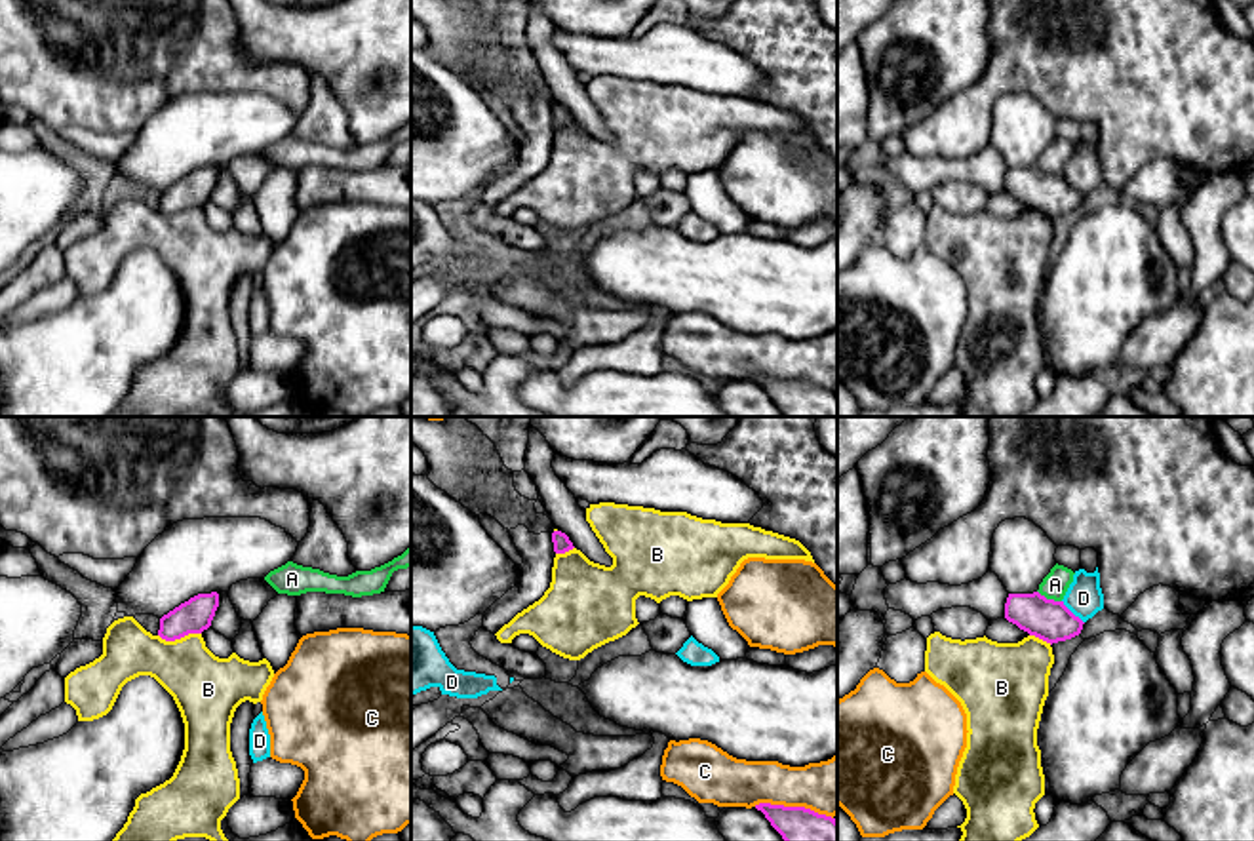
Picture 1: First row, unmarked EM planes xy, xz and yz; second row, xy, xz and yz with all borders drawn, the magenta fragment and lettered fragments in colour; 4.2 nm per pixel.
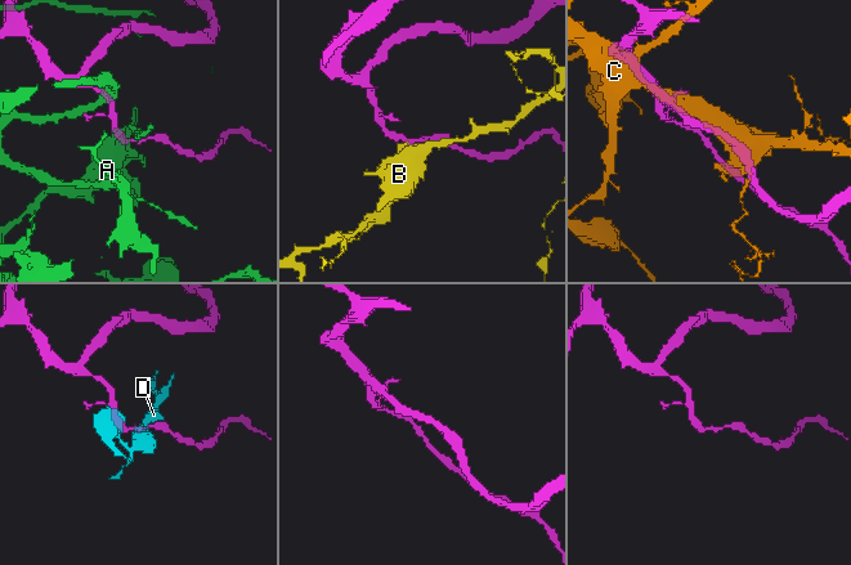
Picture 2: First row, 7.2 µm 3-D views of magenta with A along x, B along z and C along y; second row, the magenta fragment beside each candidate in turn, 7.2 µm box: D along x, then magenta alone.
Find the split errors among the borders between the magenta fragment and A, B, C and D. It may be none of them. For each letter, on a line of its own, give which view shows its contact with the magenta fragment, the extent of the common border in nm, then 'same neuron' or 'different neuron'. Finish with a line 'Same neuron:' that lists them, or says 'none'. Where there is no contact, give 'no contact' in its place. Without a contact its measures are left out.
A: contact in yz; length 120 nm; different neuron
B: contact in xy; length 180 nm; same neuron
C: contact in xz; length 340 nm; different neuron
D: contact in yz; length 140 nm; different neuron
Same neuron: B

